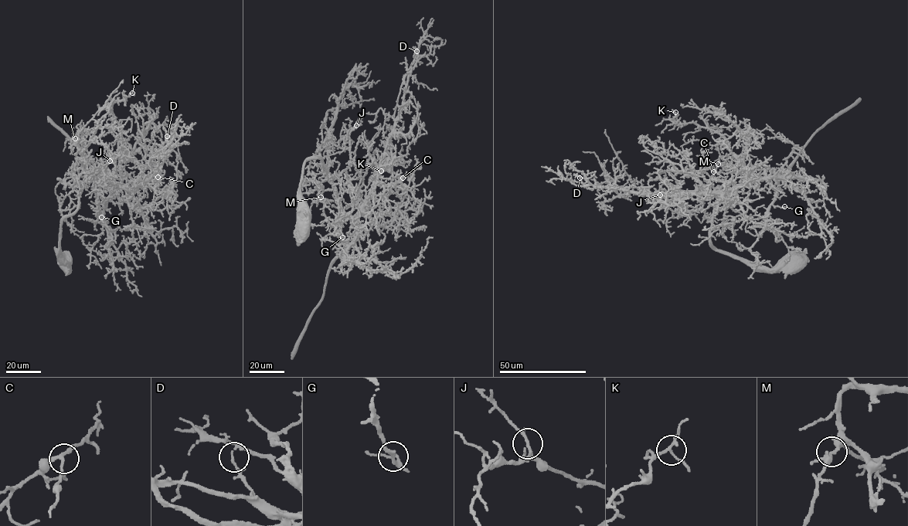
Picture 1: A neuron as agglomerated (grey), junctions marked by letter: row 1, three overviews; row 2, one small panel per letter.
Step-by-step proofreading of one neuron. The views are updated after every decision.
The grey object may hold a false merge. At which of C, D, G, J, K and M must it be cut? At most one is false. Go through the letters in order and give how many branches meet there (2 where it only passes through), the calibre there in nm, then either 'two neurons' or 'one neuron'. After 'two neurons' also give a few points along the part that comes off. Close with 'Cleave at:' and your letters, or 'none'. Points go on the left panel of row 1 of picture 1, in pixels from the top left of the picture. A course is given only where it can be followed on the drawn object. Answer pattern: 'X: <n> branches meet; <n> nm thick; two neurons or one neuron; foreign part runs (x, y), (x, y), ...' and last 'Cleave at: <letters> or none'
C: 3 branches meet; 190 nm thick; one neuron
D: 3 branches meet; 90 nm thick; two neurons; foreign part runs (168, 136), (166, 146), (147, 164)
G: 3 branches meet; 120 nm thick; one neuron
J: 3 branches meet; 150 nm thick; one neuron
K: 3 branches meet; 170 nm thick; one neuron
M: 3 branches meet; 180 nm thick; one neuron
Cleave at: D

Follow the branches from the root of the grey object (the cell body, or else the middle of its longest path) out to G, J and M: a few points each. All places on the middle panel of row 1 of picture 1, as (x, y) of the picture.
G: (304, 229), (303, 166), (317, 157), (341, 210), (355, 223), (354, 239), (342, 239), (341, 227), (342, 237)
J: (304, 229), (300, 194), (304, 162), (320, 158), (327, 176), (333, 180), (349, 164), (348, 133), (356, 125)
M: (304, 229), (300, 194), (303, 166), (317, 157), (334, 188), (341, 214), (336, 225), (328, 220), (321, 197)

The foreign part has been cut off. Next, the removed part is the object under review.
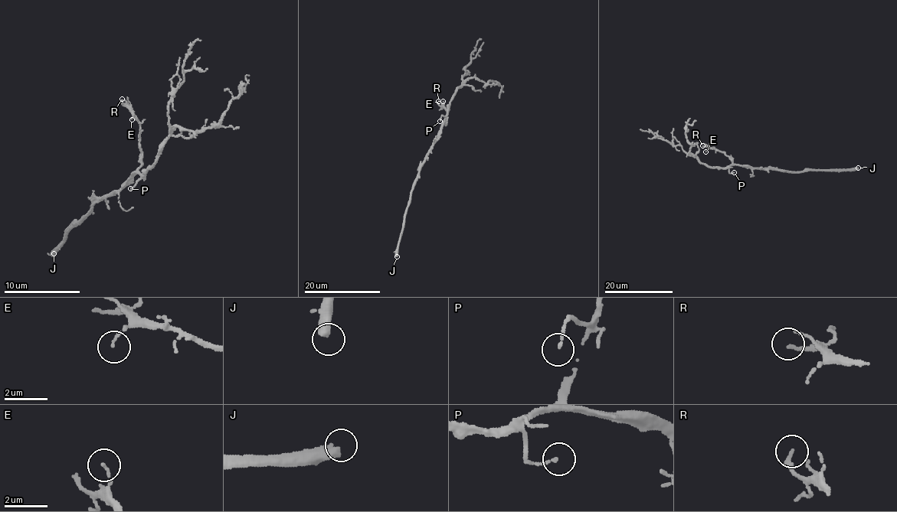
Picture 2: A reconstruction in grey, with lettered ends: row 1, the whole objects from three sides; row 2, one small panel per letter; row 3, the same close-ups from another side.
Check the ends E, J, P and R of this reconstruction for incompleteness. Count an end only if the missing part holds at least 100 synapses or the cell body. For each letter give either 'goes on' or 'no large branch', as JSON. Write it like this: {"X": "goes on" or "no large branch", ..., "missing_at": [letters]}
{"E": "no large branch", "J": "goes on", "P": "no large branch", "R": "no large branch", "missing_at": ["J"]}

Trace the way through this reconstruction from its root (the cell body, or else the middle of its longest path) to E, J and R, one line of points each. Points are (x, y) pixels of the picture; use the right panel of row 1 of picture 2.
E: (743, 166), (734, 164), (723, 152), (710, 148), (705, 151)
J: (743, 166), (796, 172), (858, 167)
R: (743, 166), (734, 164), (723, 152), (702, 145)

